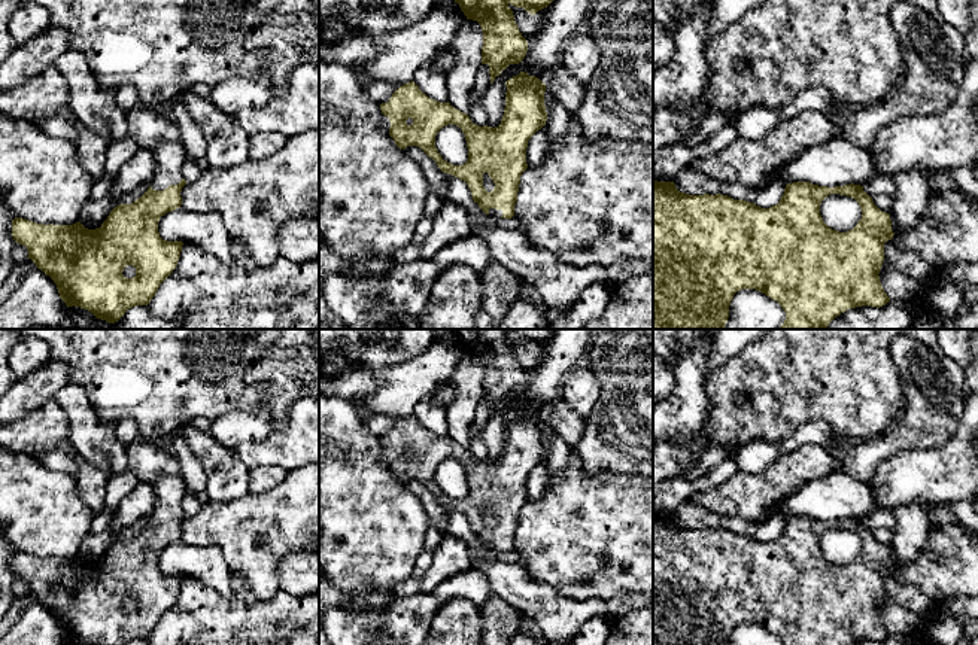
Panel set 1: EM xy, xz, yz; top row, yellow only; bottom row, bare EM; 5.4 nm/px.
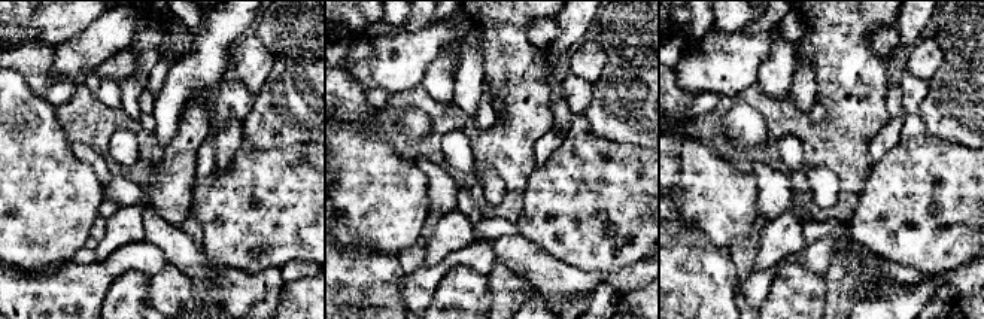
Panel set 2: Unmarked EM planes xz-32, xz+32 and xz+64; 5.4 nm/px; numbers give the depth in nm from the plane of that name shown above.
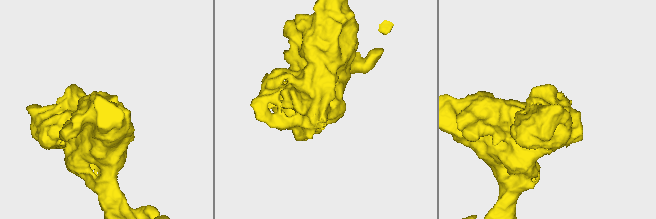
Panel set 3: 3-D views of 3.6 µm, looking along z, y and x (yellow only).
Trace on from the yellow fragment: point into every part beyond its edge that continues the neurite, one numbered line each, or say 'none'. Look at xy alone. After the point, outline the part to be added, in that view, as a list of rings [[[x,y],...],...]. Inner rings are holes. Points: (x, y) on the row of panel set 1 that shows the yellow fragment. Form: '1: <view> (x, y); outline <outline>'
1: xy (170, 157); outline [[[160,140],[151,150],[155,158],[155,173],[149,186],[155,191],[164,191],[170,185],[180,183],[183,179],[182,167],[188,159],[180,140]]]

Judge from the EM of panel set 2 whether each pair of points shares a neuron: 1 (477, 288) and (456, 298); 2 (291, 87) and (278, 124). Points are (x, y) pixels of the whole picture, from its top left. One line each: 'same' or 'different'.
1: same
2: same

